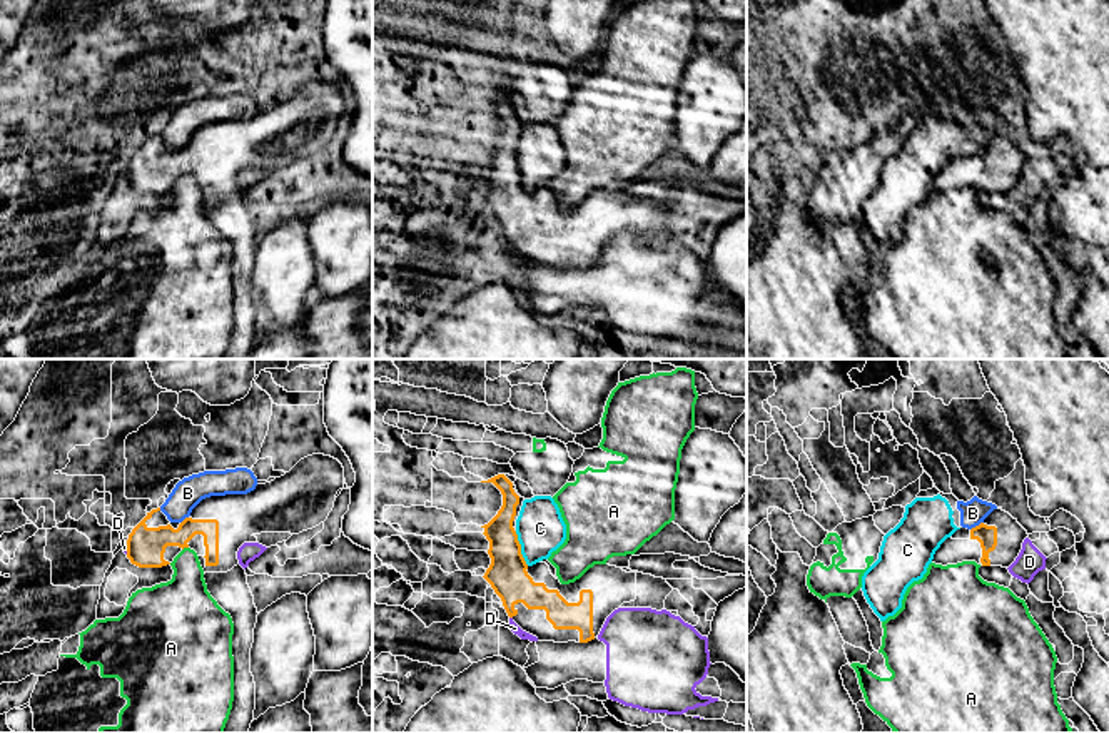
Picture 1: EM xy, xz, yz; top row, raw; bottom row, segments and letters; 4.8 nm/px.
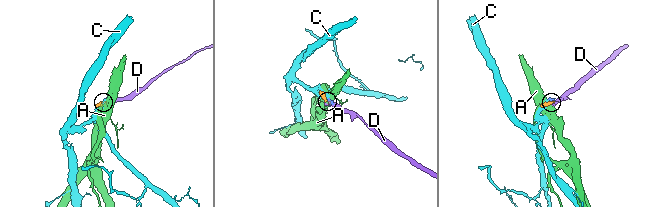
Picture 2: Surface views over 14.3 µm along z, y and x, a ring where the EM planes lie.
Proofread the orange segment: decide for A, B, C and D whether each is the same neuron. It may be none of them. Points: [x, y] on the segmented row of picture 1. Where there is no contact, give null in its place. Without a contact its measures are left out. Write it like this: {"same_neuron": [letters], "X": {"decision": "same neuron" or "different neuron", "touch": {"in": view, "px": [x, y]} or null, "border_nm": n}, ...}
{"same_neuron": [], "A": {"decision": "different neuron", "touch": {"in": "xy", "px": [184, 546]}, "border_nm": 40}, "B": {"decision": "different neuron", "touch": {"in": "yz", "px": [976, 526]}, "border_nm": 80}, "C": {"decision": "different neuron", "touch": {"in": "xz", "px": [520, 548]}, "border_nm": 180}, "D": {"decision": "different neuron", "touch": {"in": "xy", "px": [127, 550]}, "border_nm": 40}}

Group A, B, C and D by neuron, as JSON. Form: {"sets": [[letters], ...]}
{"sets": [["A"], ["B", "C"], ["D"]]}

